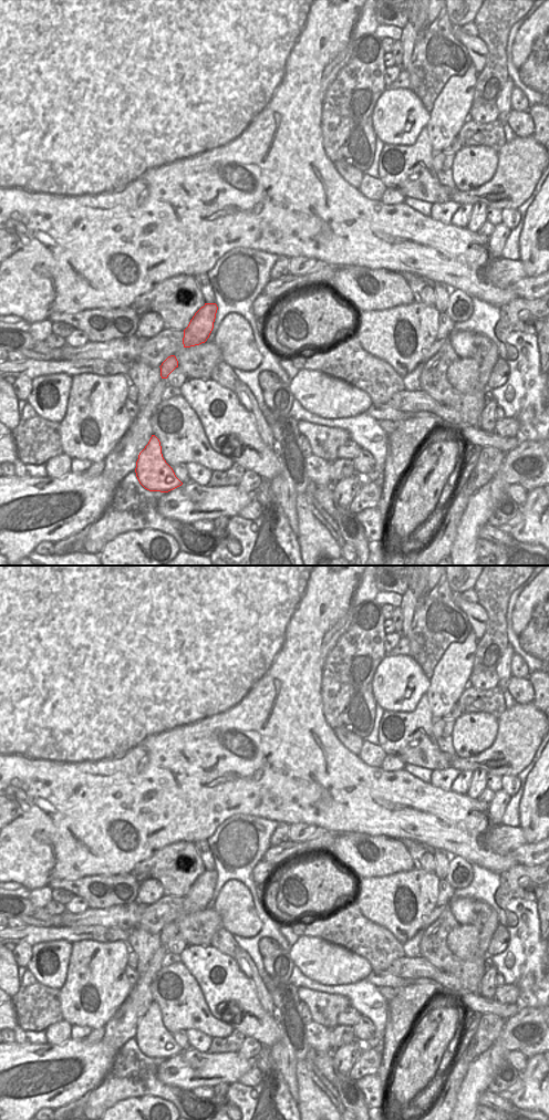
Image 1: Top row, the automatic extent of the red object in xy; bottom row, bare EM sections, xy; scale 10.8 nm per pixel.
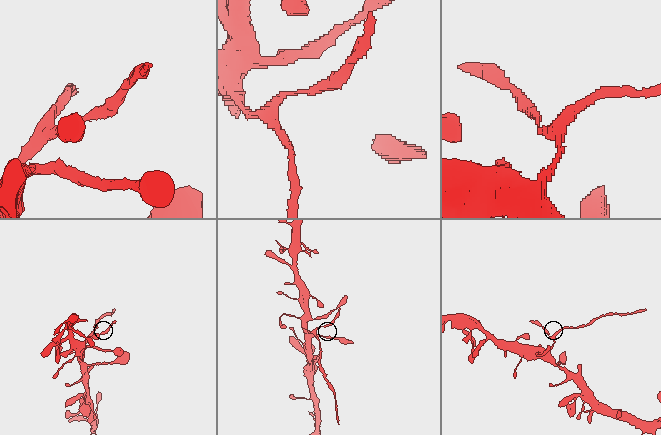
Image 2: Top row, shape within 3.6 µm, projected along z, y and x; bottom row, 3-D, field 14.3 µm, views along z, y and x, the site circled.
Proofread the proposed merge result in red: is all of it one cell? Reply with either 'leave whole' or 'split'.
split

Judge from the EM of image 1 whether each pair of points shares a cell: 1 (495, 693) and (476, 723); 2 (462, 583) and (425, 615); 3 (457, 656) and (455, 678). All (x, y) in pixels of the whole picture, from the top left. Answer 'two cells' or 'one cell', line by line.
1: two cells
2: two cells
3: one cell

